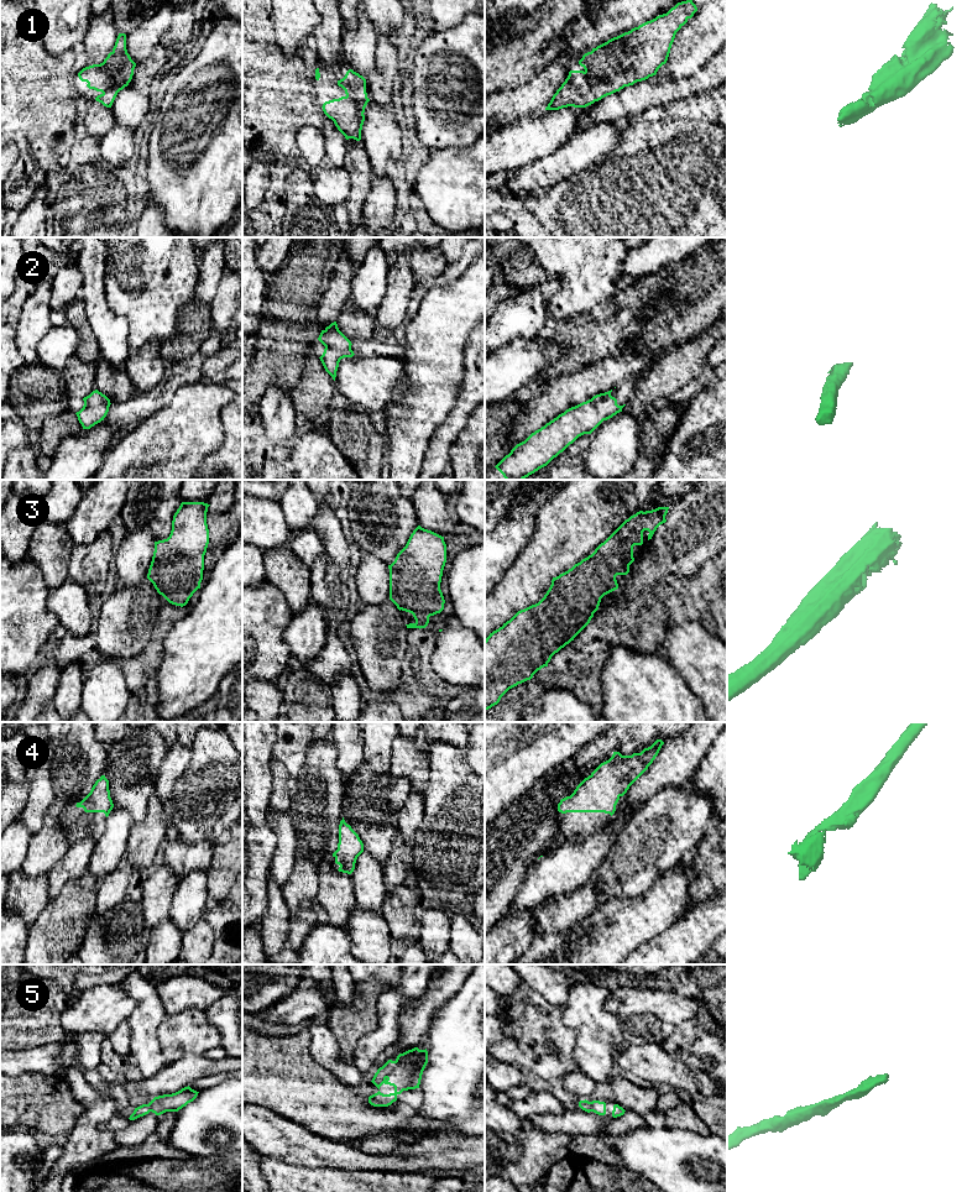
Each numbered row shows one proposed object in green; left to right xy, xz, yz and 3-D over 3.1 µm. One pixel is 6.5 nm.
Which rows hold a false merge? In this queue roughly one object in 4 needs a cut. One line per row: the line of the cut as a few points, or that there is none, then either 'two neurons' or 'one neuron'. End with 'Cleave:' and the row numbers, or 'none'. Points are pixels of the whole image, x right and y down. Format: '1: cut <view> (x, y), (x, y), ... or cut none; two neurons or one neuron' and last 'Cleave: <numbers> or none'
1: cut none; one neuron
2: cut none; one neuron
3: cut none; one neuron
4: cut none; one neuron
5: cut none; one neuron
Cleave: none

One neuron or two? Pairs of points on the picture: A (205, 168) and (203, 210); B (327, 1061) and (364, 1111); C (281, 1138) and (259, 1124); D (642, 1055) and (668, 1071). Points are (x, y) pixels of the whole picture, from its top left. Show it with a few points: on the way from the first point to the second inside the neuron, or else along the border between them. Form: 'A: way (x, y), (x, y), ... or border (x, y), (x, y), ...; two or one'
A: way (204, 178), (203, 200); one
B: border (319, 1065), (339, 1081), (354, 1087); two
C: way (276, 1136), (264, 1129); one
D: way (648, 1060), (662, 1068); one

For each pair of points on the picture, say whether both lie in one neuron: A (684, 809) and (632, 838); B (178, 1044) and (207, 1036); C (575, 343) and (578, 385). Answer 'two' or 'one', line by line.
A: one
B: one
C: two

